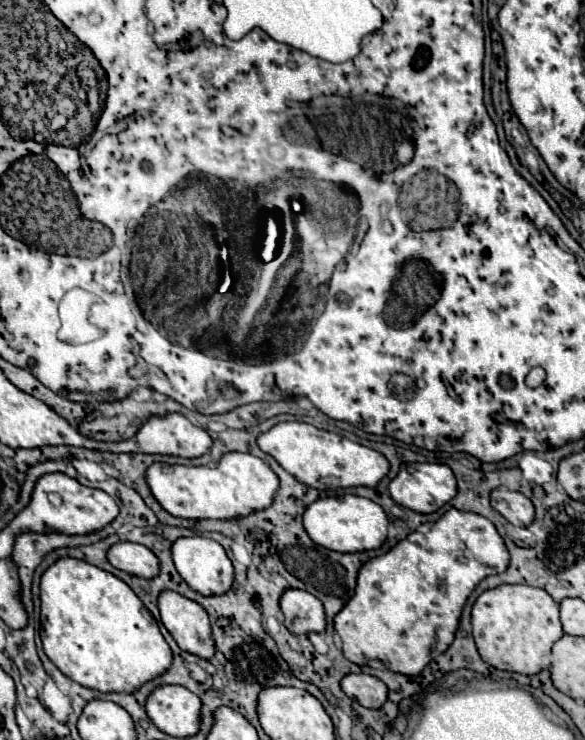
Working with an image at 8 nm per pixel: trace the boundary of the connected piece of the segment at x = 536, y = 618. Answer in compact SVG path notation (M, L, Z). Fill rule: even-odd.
M501 584L485 590L471 612L473 638L481 658L507 672L537 674L551 666L551 646L563 636L559 604L543 590L527 584Z

